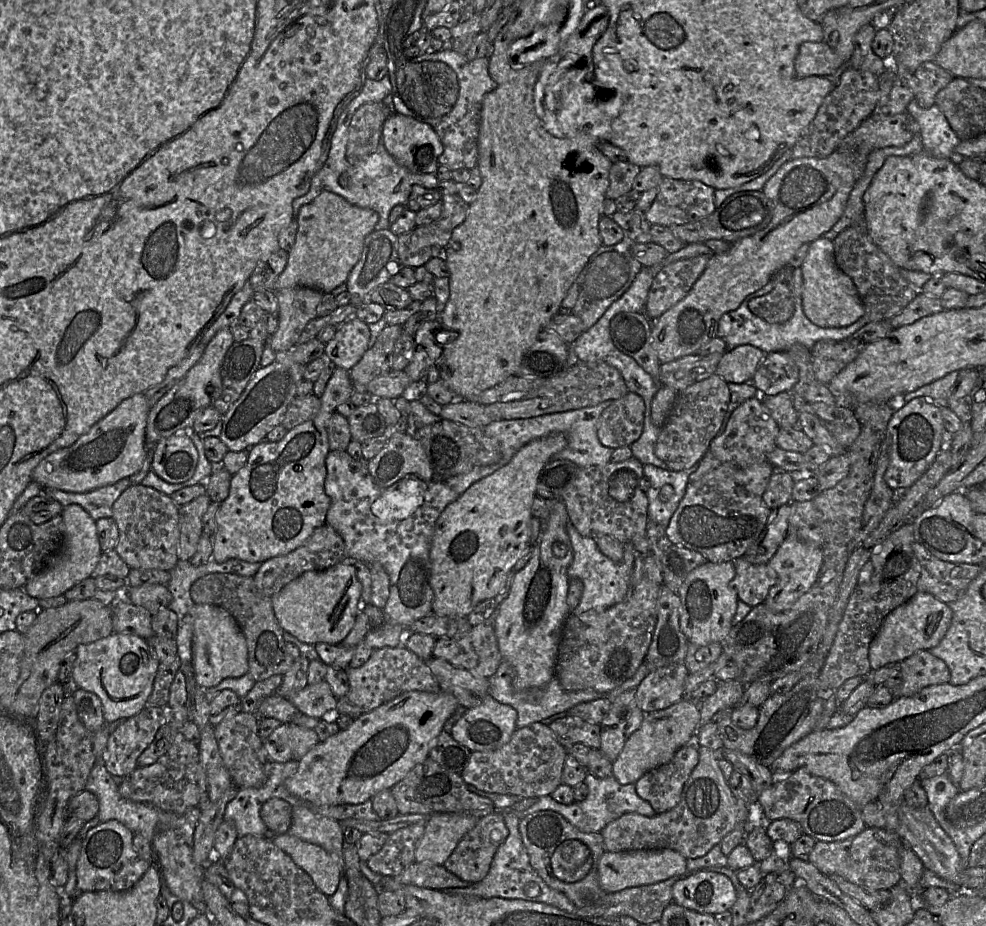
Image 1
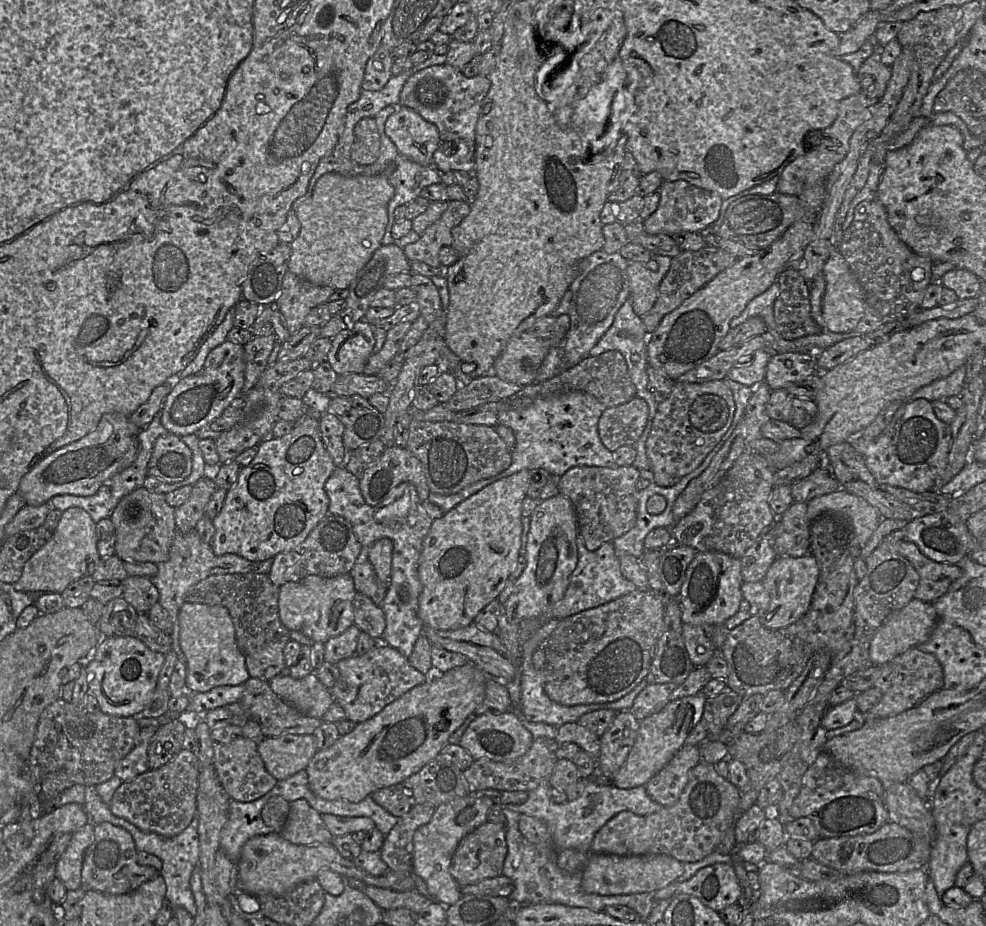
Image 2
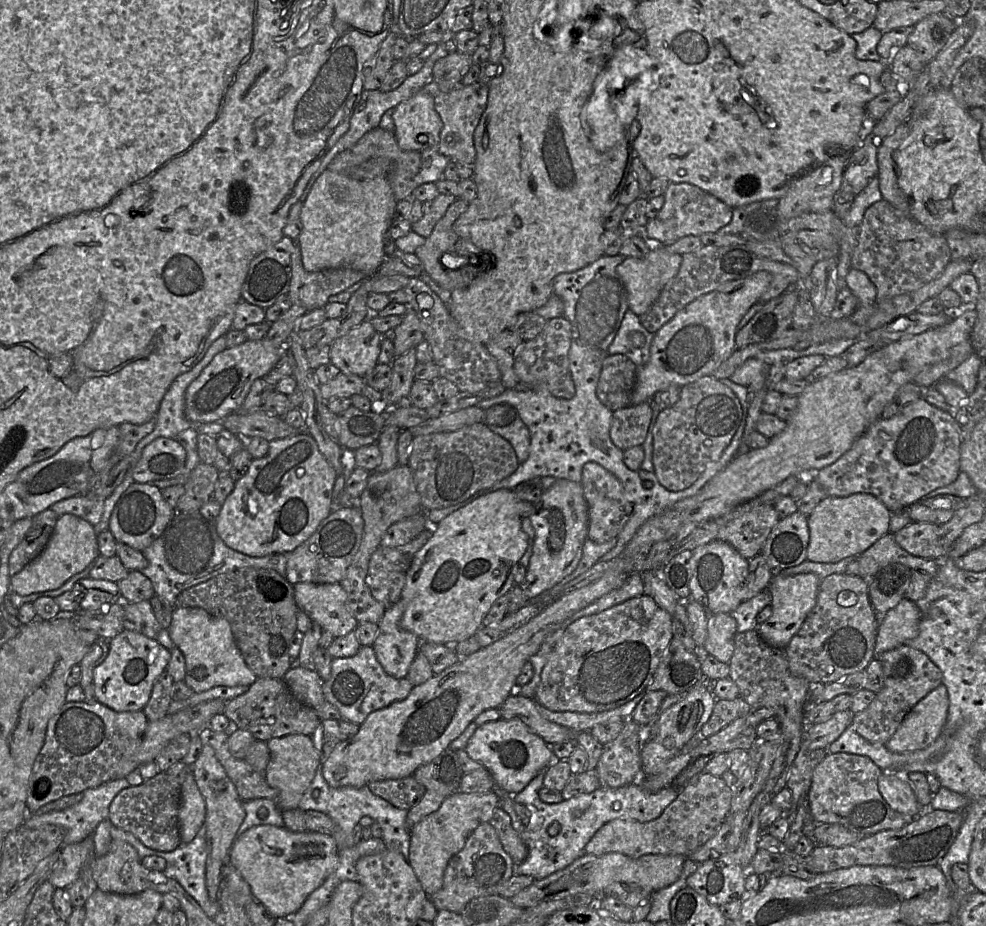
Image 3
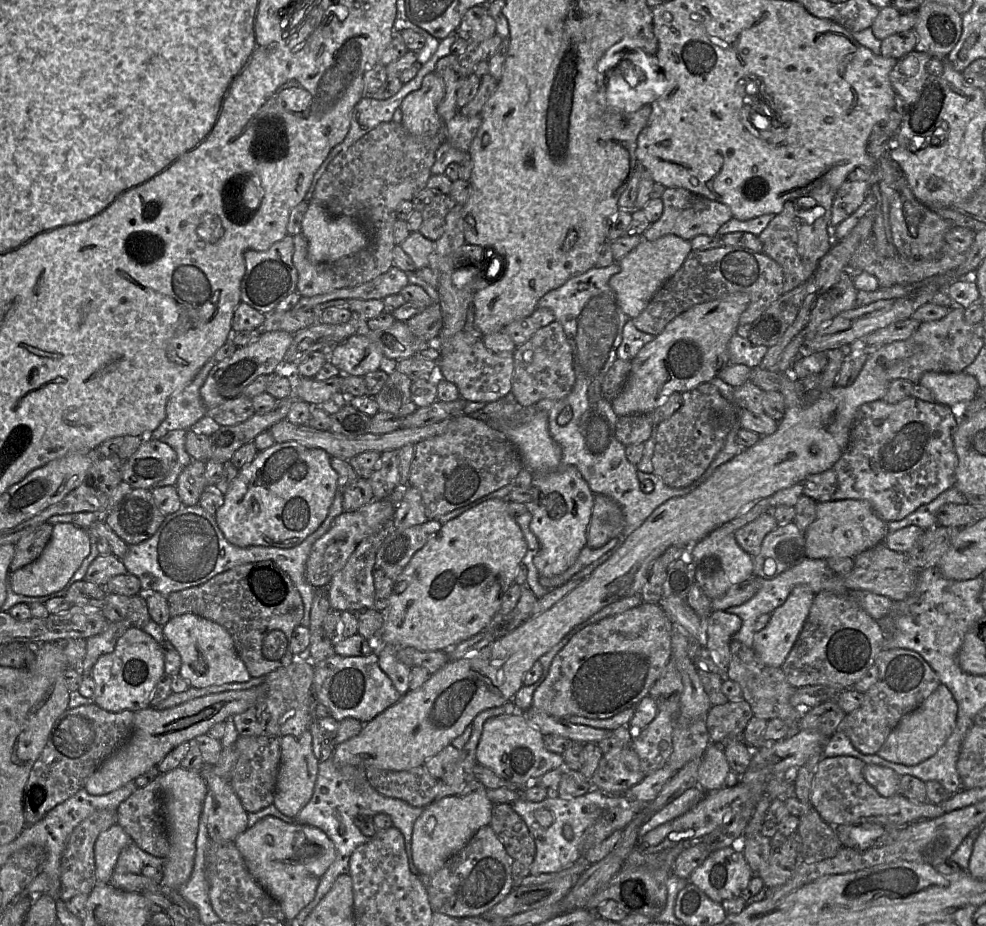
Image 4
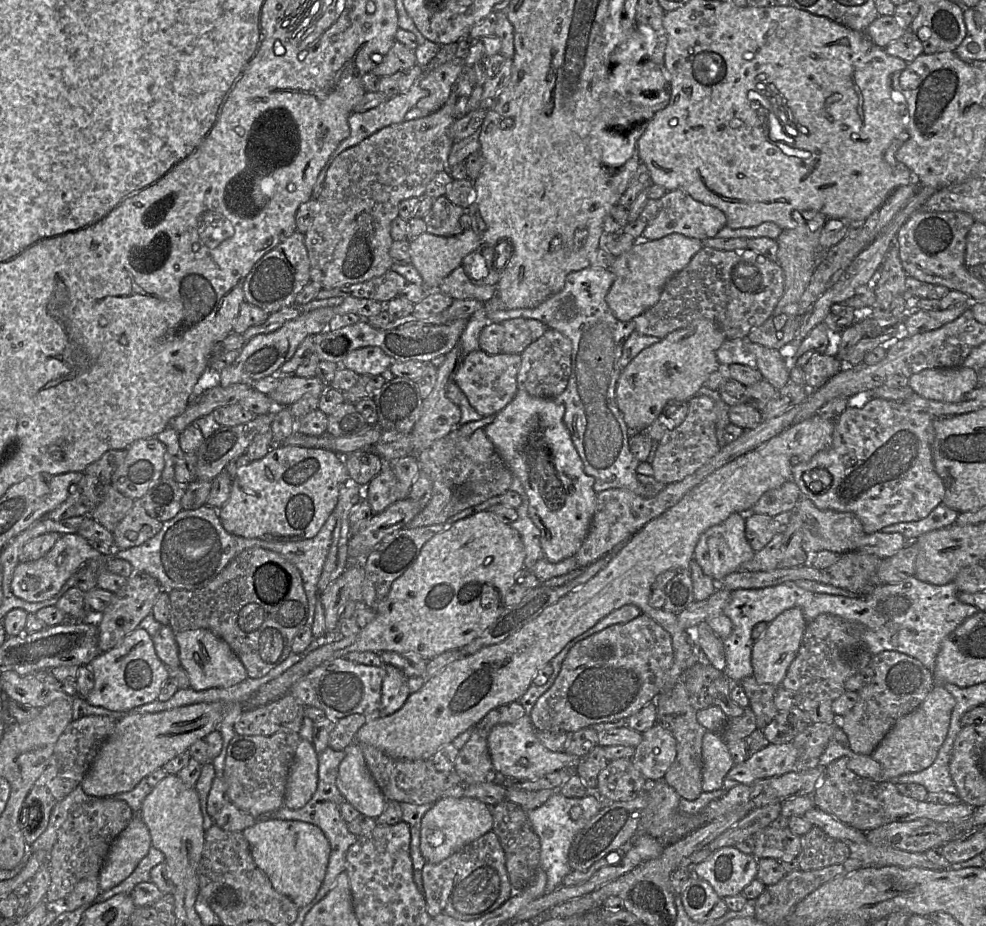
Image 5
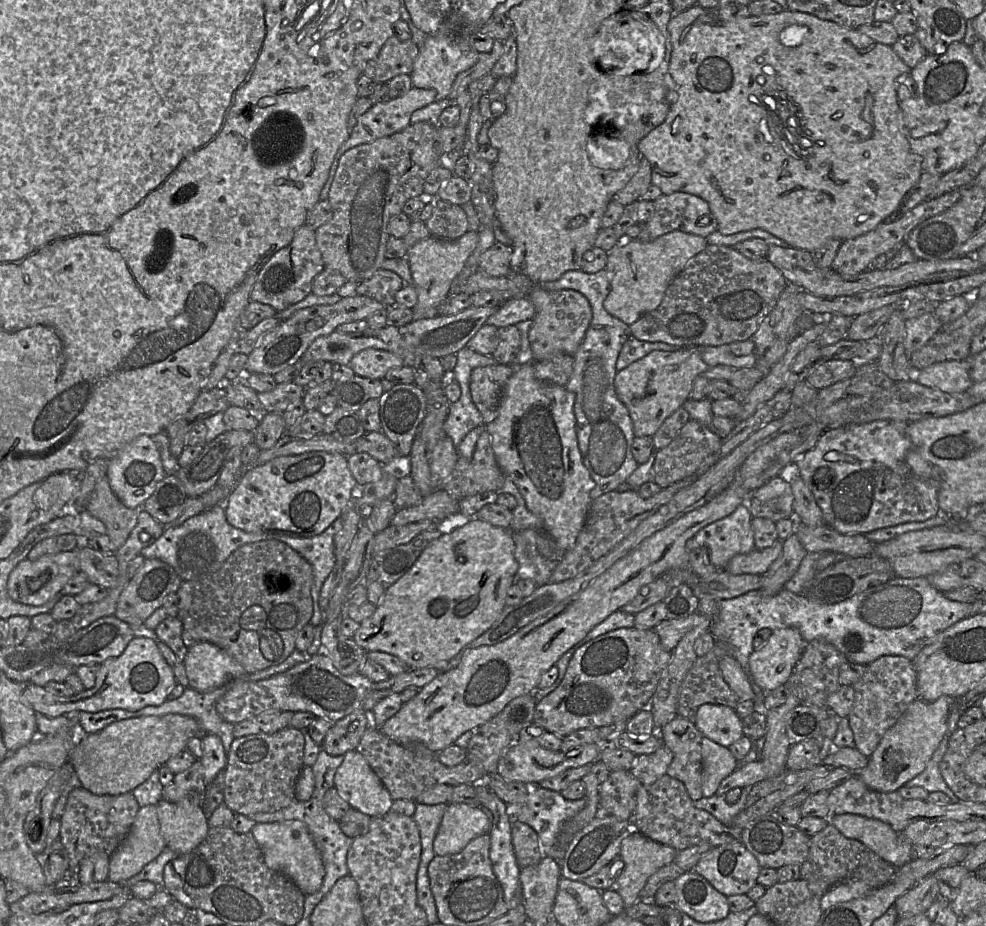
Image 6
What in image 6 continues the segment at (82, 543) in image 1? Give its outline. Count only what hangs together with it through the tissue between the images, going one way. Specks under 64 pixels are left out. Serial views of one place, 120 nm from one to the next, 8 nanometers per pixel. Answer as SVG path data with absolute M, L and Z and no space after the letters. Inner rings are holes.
M78 549L57 554L47 554L35 561L28 558L19 562L11 571L7 590L11 599L31 606L40 606L57 595L68 580L80 572Z

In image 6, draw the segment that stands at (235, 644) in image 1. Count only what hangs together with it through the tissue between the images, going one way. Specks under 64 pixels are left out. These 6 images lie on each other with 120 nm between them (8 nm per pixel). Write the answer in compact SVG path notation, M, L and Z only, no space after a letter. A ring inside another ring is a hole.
M209 642L188 648L183 660L189 686L198 692L209 692L247 674L226 651Z

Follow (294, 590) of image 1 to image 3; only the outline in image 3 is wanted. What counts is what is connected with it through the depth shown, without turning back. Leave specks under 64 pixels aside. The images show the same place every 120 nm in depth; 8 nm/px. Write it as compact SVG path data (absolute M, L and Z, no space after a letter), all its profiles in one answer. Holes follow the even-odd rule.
M297 583L293 595L299 610L334 638L355 630L358 621L347 609L347 593L339 583Z

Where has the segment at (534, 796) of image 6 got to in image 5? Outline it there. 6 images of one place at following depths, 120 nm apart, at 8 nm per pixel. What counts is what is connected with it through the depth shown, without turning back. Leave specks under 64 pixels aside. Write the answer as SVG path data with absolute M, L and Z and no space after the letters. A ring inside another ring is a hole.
M554 791L541 806L526 811L531 827L540 840L539 867L547 874L546 893L562 885L564 877L571 871L568 855L575 836L603 808L604 803L595 792L589 792L582 798L569 798L563 796L559 791ZM573 806L582 808L582 814L577 820L572 820L570 817L570 810Z

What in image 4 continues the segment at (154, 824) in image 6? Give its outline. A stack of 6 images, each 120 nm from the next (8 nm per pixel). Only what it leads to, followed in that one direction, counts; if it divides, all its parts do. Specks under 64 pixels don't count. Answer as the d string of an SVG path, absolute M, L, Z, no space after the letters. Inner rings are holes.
M118 824L99 834L94 846L97 883L109 883L120 852L131 842Z

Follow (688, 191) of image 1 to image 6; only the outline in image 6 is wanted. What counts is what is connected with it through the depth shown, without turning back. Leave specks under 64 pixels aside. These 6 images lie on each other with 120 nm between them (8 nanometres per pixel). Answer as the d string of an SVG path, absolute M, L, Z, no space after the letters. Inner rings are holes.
M675 192L669 195L662 194L661 197L654 201L652 216L646 222L638 239L632 241L652 242L660 236L676 230L706 238L717 231L717 228L717 220L712 214L707 201L686 192Z

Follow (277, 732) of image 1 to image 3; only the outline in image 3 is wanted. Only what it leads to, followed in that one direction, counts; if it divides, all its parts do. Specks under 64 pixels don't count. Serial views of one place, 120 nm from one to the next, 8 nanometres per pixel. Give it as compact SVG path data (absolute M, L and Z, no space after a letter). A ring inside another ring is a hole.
M289 734L267 741L270 759L265 770L268 785L276 790L276 805L281 811L296 809L320 765L320 756L310 736Z

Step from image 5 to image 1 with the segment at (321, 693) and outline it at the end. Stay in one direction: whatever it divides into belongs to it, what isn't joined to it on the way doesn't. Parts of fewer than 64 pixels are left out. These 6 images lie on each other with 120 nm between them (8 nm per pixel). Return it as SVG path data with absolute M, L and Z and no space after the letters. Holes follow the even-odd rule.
M404 646L375 649L362 666L347 667L345 671L349 680L349 691L345 697L359 707L362 714L374 710L405 692L441 690L426 662Z

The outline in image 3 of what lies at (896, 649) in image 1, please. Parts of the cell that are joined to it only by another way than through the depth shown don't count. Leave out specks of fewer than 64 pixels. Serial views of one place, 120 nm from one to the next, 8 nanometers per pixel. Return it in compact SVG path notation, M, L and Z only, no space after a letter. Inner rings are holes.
M906 598L890 609L877 630L876 656L904 645L908 640L915 638L919 633L920 617L921 612L916 603Z

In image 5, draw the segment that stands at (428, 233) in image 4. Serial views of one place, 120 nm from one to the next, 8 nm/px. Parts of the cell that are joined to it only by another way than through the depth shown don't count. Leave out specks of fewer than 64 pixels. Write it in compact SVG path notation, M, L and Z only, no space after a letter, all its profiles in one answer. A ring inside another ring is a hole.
M445 195L434 199L431 209L423 218L426 232L442 237L462 233L460 218L465 211L466 209L452 203Z

